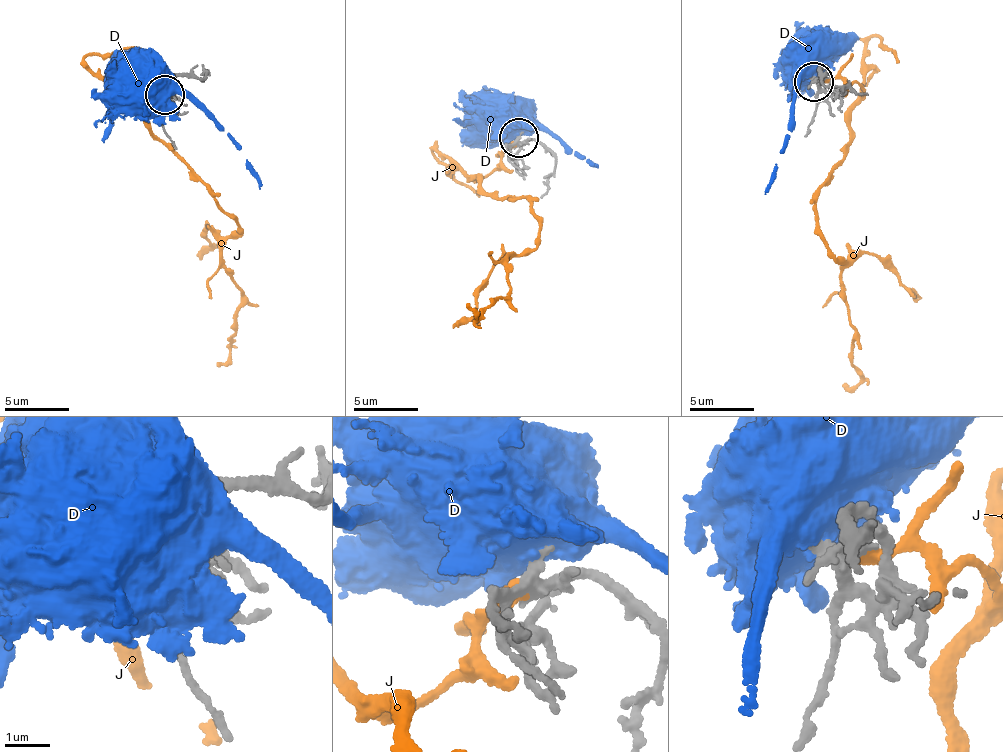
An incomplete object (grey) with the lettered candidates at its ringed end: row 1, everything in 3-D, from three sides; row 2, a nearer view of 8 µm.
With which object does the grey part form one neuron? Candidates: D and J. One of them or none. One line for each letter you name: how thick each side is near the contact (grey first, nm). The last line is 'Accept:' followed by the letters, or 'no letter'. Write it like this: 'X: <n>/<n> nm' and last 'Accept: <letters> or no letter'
Accept: no letter

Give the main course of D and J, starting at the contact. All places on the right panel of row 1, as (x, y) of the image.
D: (811, 78), (791, 56), (801, 53)
J: (822, 80), (859, 84), (844, 156), (819, 190), (815, 216), (839, 257), (855, 340), (858, 381), (842, 384)

